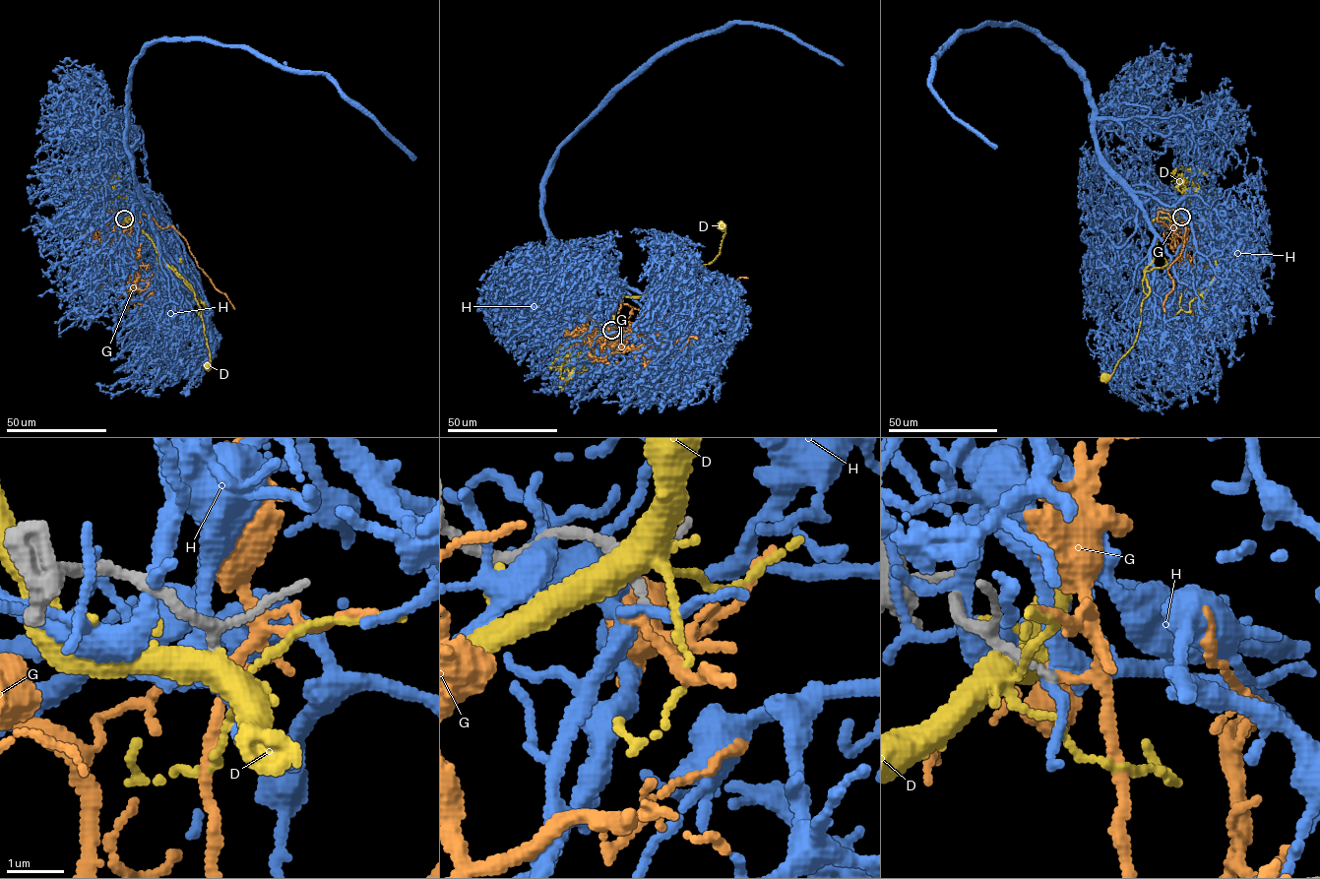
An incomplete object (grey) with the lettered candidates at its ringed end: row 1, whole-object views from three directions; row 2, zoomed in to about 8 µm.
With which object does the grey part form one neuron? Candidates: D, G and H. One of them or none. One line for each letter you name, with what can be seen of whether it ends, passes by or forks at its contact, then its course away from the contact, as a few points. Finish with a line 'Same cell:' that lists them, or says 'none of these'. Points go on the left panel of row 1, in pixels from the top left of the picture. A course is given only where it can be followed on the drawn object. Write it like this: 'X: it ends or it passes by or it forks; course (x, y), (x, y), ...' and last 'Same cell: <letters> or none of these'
Same cell: none of these

